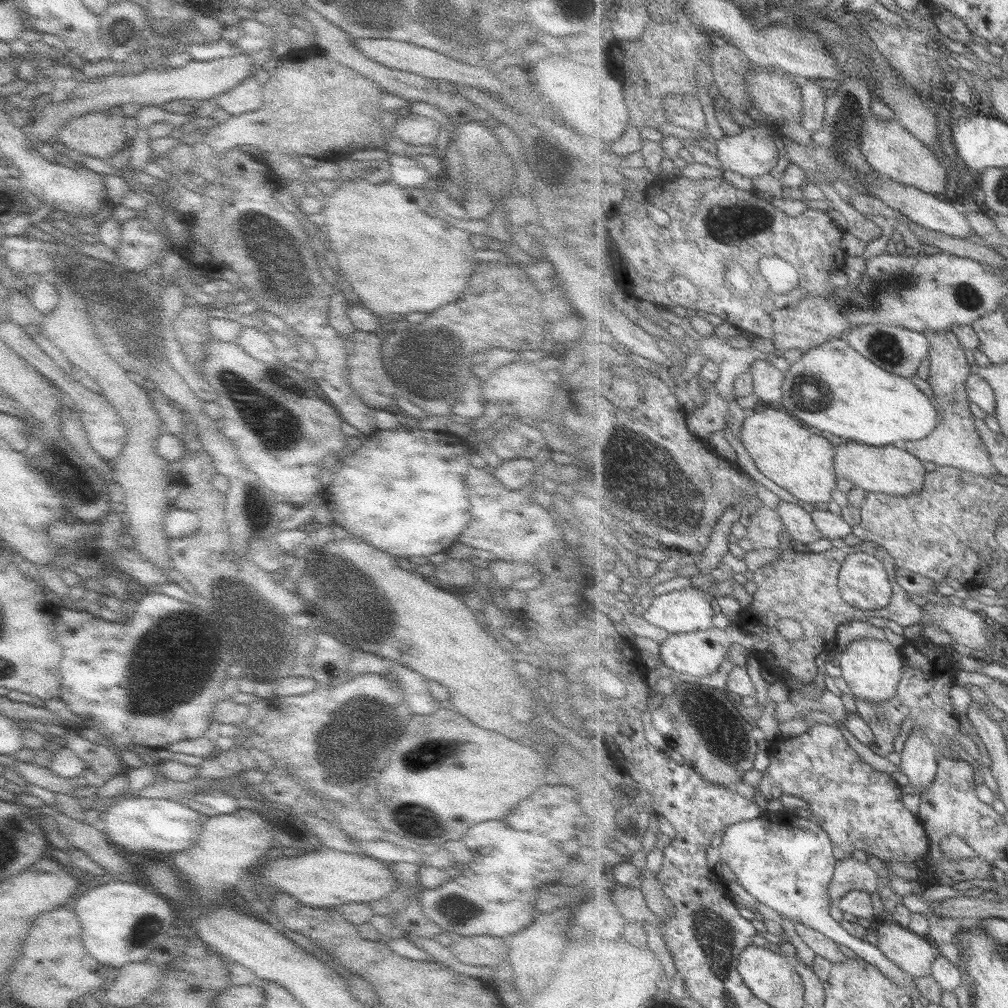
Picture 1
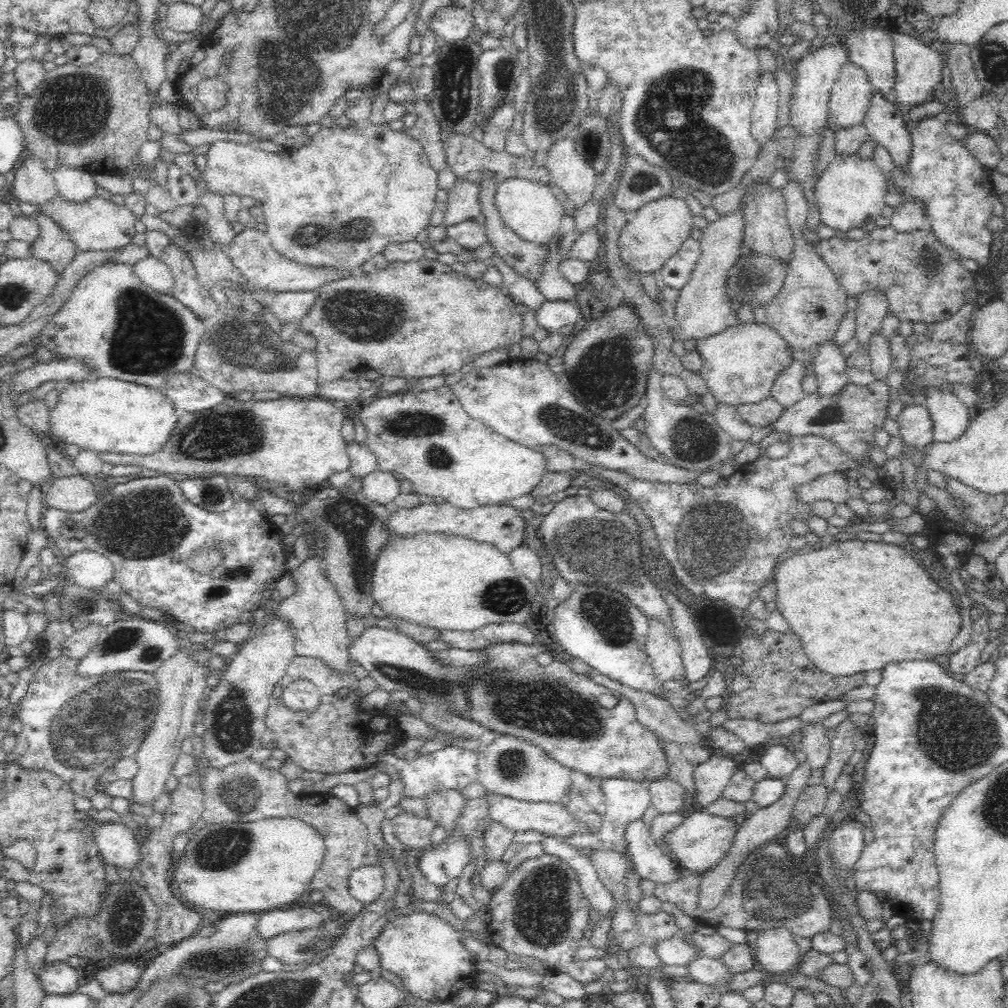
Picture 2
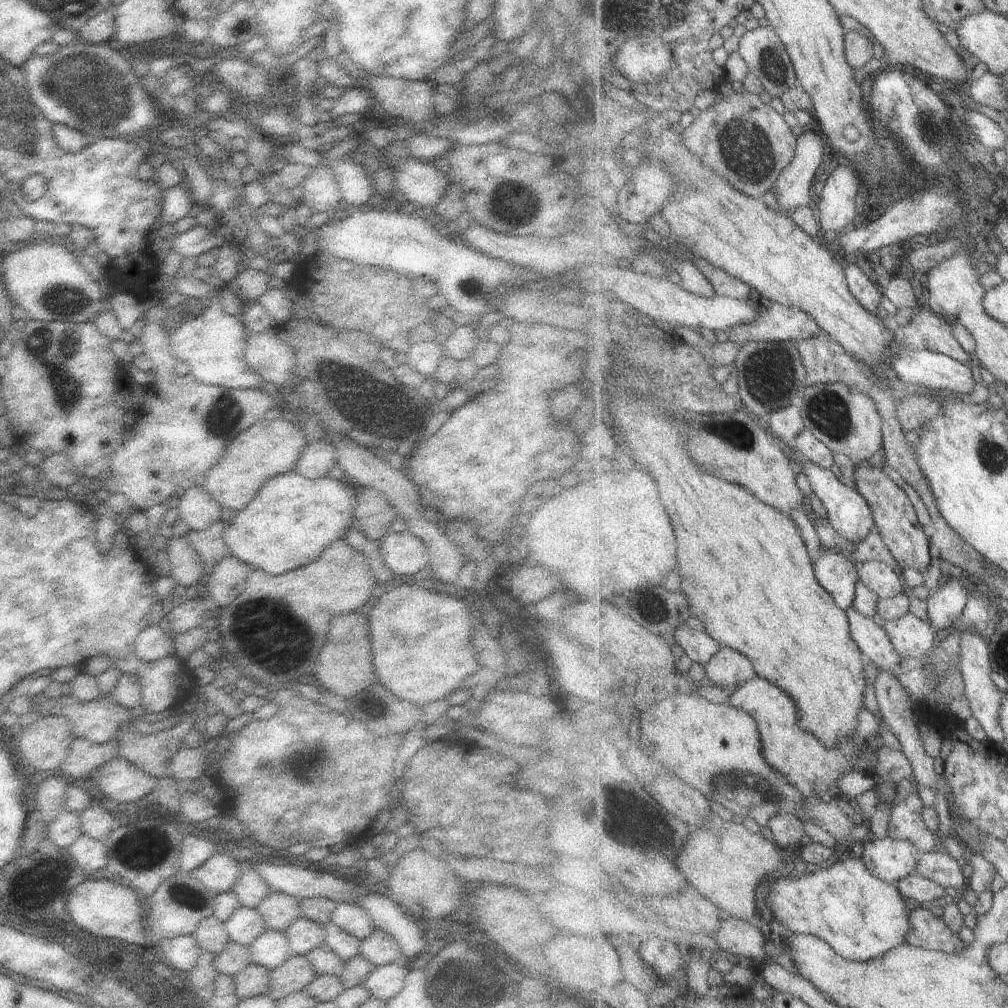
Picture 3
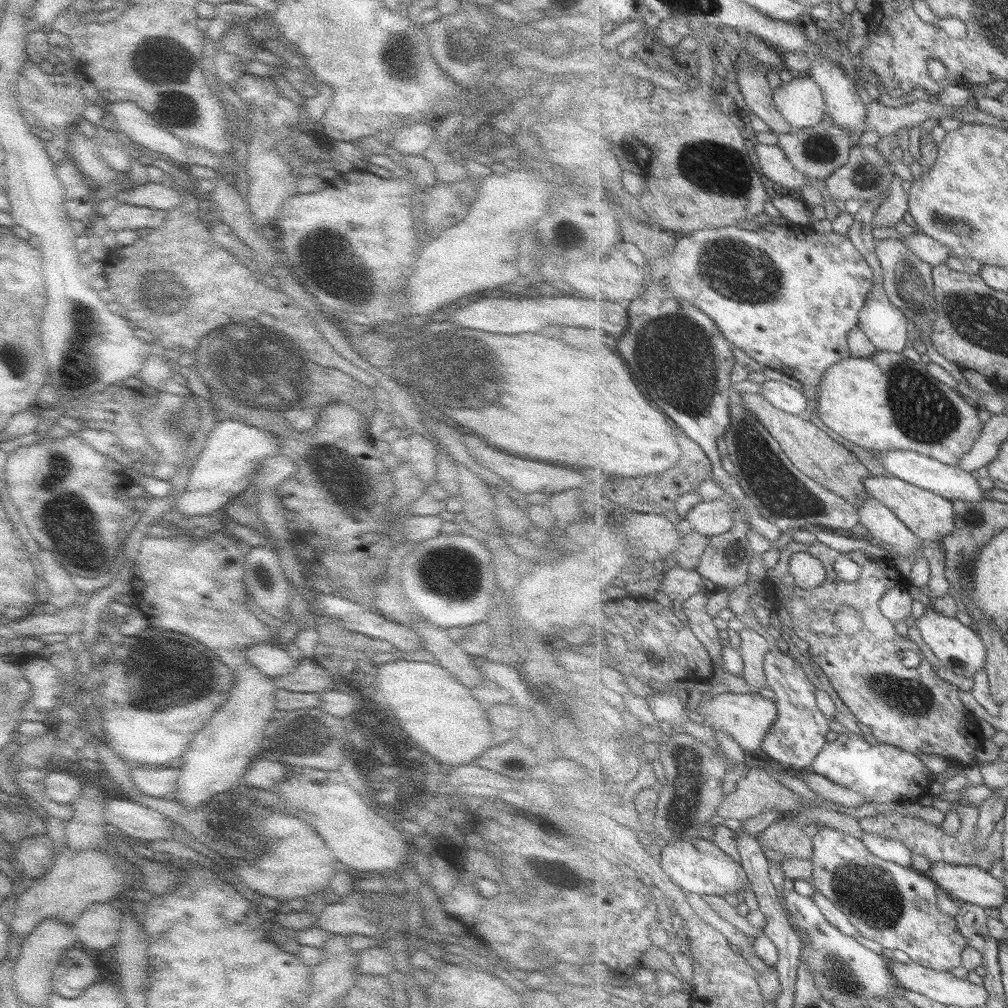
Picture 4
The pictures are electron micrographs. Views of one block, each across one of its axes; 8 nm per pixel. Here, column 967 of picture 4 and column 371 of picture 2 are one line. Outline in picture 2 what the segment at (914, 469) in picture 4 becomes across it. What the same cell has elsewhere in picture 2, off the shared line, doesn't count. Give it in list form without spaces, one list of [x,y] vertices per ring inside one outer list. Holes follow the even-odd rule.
[[[380,470],[363,476],[359,488],[366,499],[387,507],[392,507],[394,498],[401,494],[399,478],[393,473]]]

